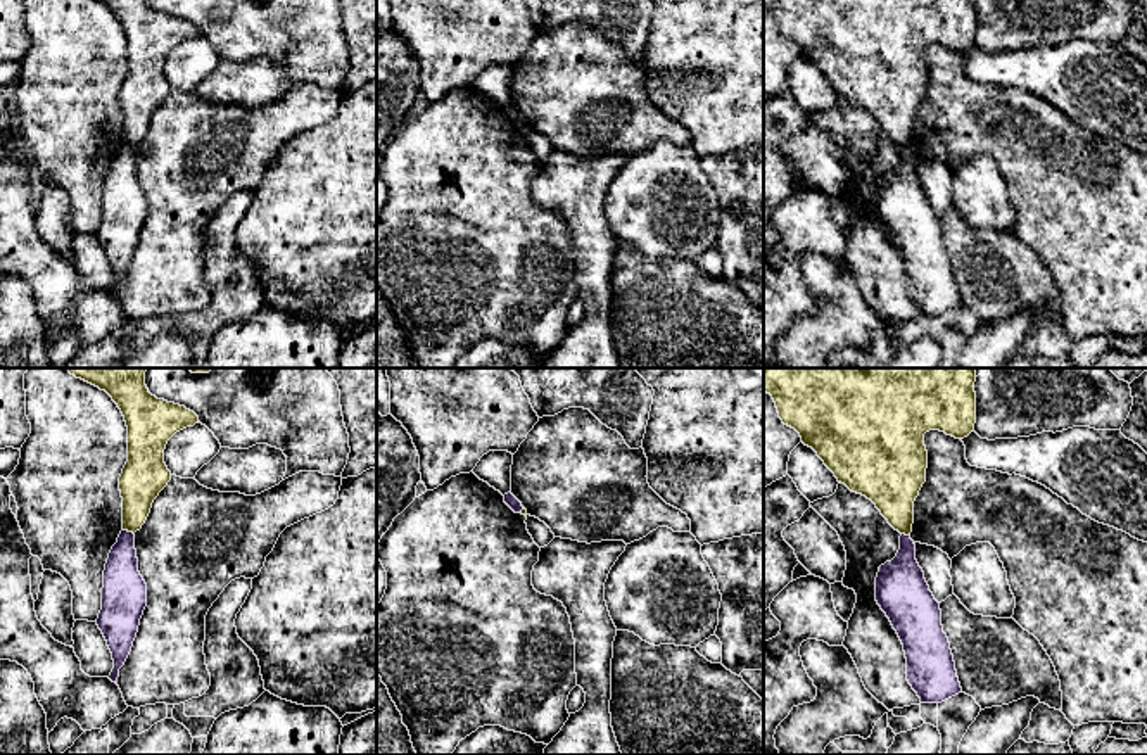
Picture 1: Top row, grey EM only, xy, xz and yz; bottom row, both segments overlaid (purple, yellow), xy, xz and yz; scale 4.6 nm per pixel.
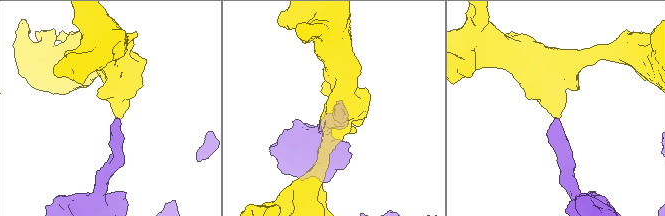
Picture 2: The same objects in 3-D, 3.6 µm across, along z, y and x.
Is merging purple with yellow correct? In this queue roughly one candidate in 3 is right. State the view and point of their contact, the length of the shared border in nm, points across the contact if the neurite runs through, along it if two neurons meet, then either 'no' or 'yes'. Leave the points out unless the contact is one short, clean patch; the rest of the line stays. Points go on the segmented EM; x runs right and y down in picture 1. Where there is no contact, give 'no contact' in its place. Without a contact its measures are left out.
contact xy (126, 531); length 60 nm; border xy (123, 529), (133, 534); no

